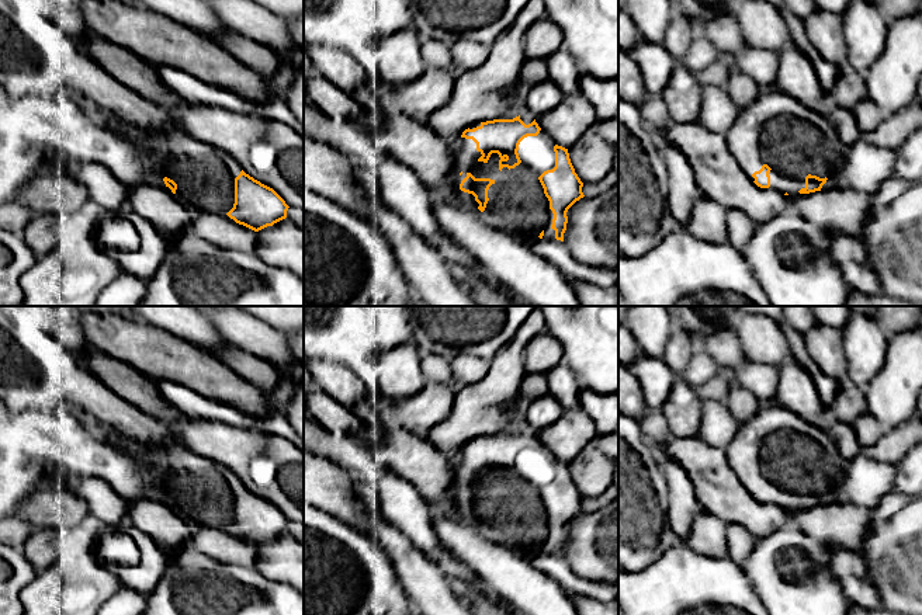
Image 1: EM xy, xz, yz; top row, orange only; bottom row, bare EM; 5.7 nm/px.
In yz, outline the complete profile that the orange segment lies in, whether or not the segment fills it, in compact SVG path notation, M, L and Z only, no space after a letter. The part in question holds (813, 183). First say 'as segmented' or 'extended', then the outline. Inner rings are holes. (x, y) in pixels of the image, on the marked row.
extended; M777 87L760 91L741 108L725 138L739 167L760 188L791 198L842 185L848 146L832 122Z

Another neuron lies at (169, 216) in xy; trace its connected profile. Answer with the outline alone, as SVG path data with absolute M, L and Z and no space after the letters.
M148 183L126 188L128 211L145 218L167 239L183 237L183 230L198 211L188 209L171 194Z

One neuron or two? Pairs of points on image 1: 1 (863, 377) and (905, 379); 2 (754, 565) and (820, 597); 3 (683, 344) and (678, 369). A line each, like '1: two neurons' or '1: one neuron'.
1: two neurons
2: one neuron
3: one neuron

